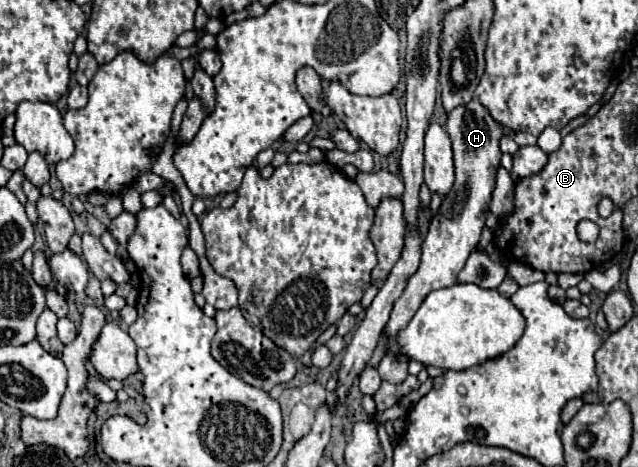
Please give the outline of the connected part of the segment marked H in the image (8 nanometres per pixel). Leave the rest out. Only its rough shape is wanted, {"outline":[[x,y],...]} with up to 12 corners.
{"outline":[[476,99],[448,113],[456,181],[386,325],[384,381],[396,333],[450,287],[486,227],[504,127]]}

